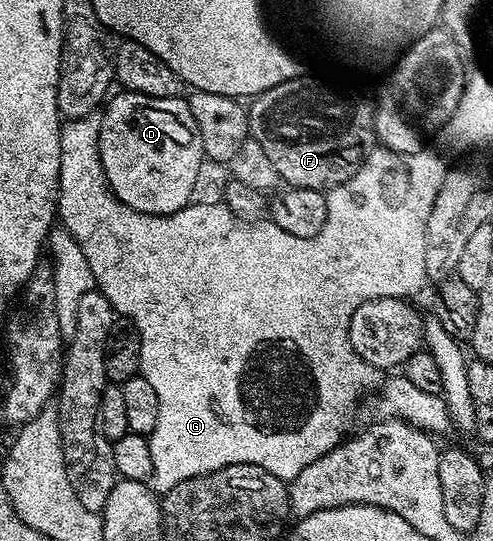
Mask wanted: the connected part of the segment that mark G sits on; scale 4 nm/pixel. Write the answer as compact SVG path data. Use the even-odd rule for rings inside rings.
M95 111L84 115L83 117L69 118L62 126L60 133L60 171L58 175L58 212L57 216L61 226L67 230L69 235L77 241L82 249L82 253L90 265L92 275L94 277L95 286L98 291L105 295L115 312L125 320L132 321L134 328L140 339L140 363L138 364L139 376L148 379L148 383L152 383L152 388L156 391L156 399L160 399L160 419L156 419L156 427L158 429L158 437L162 437L162 453L190 453L190 457L194 457L194 476L204 475L216 471L220 467L228 467L229 465L239 465L240 463L248 463L256 467L264 467L264 471L268 471L272 475L276 475L284 482L291 482L296 475L300 475L300 471L304 471L304 467L308 467L308 463L312 463L316 459L320 459L320 455L324 455L328 451L332 451L338 445L342 444L344 438L351 432L350 429L350 412L354 409L354 404L358 401L358 393L362 393L374 381L376 370L366 365L353 350L352 343L349 342L349 320L352 319L353 312L356 311L361 304L368 300L376 300L381 297L397 297L405 298L406 293L414 293L422 284L427 284L424 267L424 239L425 224L428 222L428 215L432 209L432 205L436 200L437 192L440 191L441 180L423 179L418 185L373 185L369 179L364 181L349 180L340 183L334 189L326 193L326 218L324 219L324 227L320 227L320 231L314 237L308 239L296 239L292 235L288 235L284 231L280 231L280 227L276 227L272 223L247 223L245 220L239 219L226 207L225 204L212 206L196 206L188 204L180 211L170 213L168 216L148 215L144 212L138 212L134 208L128 207L126 204L120 203L114 193L111 191L106 176L103 173L103 164L100 163L98 135L99 123L102 122L101 112Z

